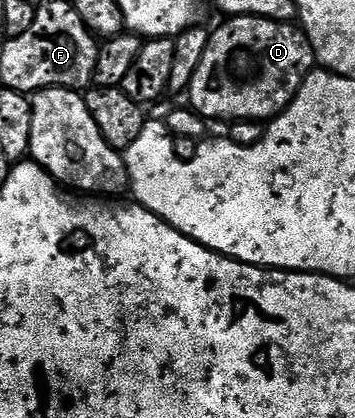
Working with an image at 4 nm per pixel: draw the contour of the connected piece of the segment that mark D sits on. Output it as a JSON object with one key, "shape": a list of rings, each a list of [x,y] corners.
{"shape":[[[228,17],[225,22],[225,25],[221,29],[213,28],[211,30],[212,38],[206,47],[206,55],[202,55],[202,63],[198,63],[198,71],[194,71],[194,79],[192,80],[190,90],[190,98],[192,97],[192,101],[190,101],[191,108],[195,109],[205,119],[213,119],[212,117],[228,117],[227,119],[271,119],[277,113],[281,113],[292,102],[292,96],[300,90],[301,85],[304,83],[304,78],[313,72],[314,54],[312,52],[312,44],[309,43],[303,28],[286,21],[271,21],[265,17]]]}

